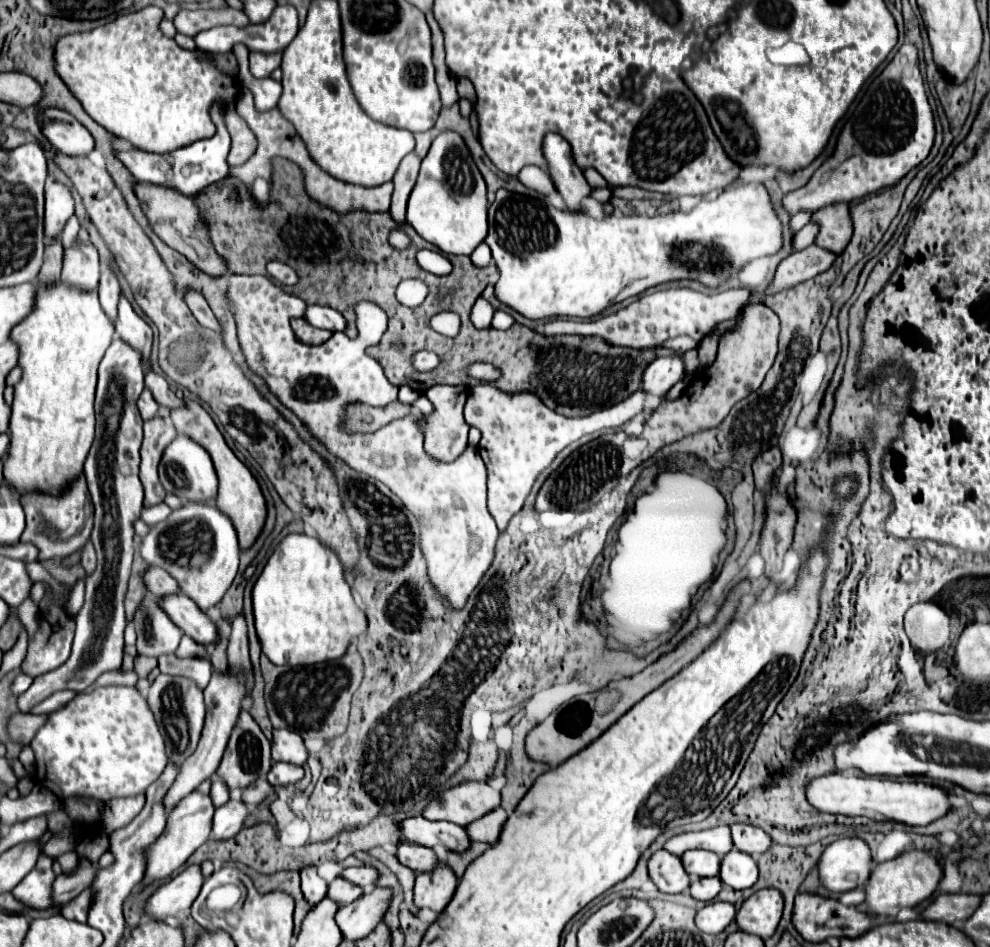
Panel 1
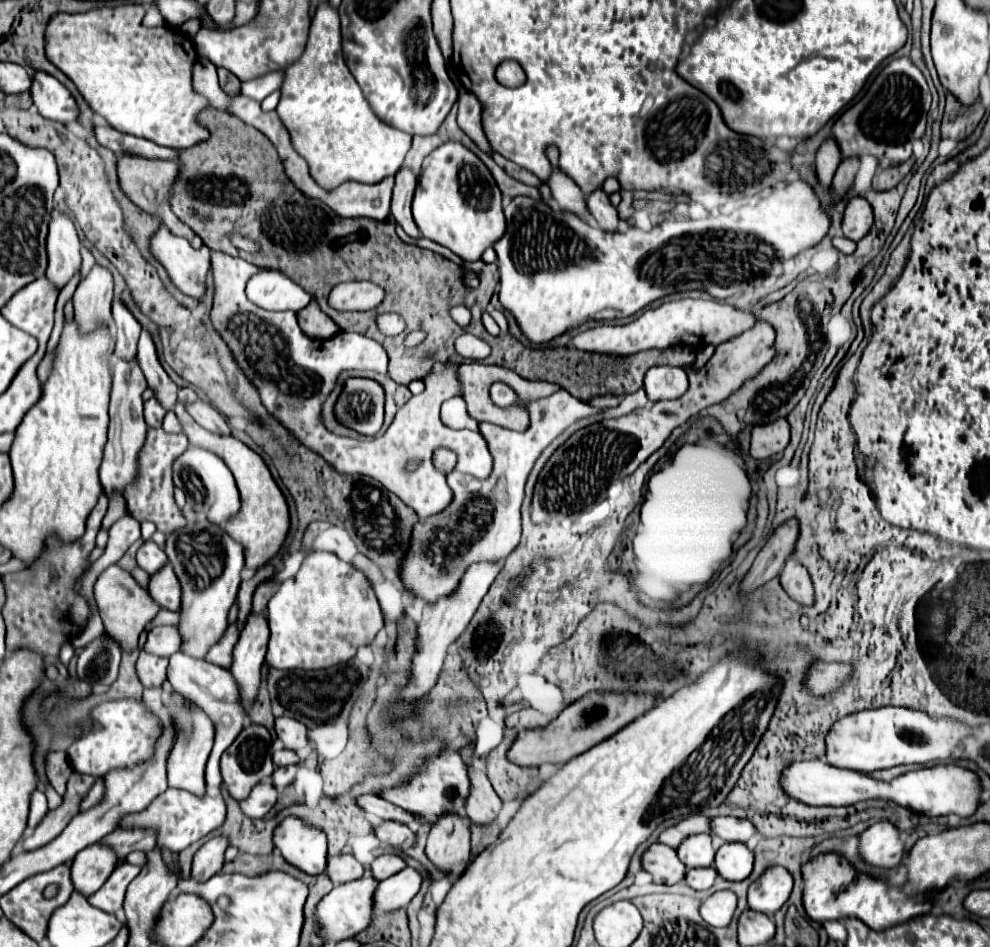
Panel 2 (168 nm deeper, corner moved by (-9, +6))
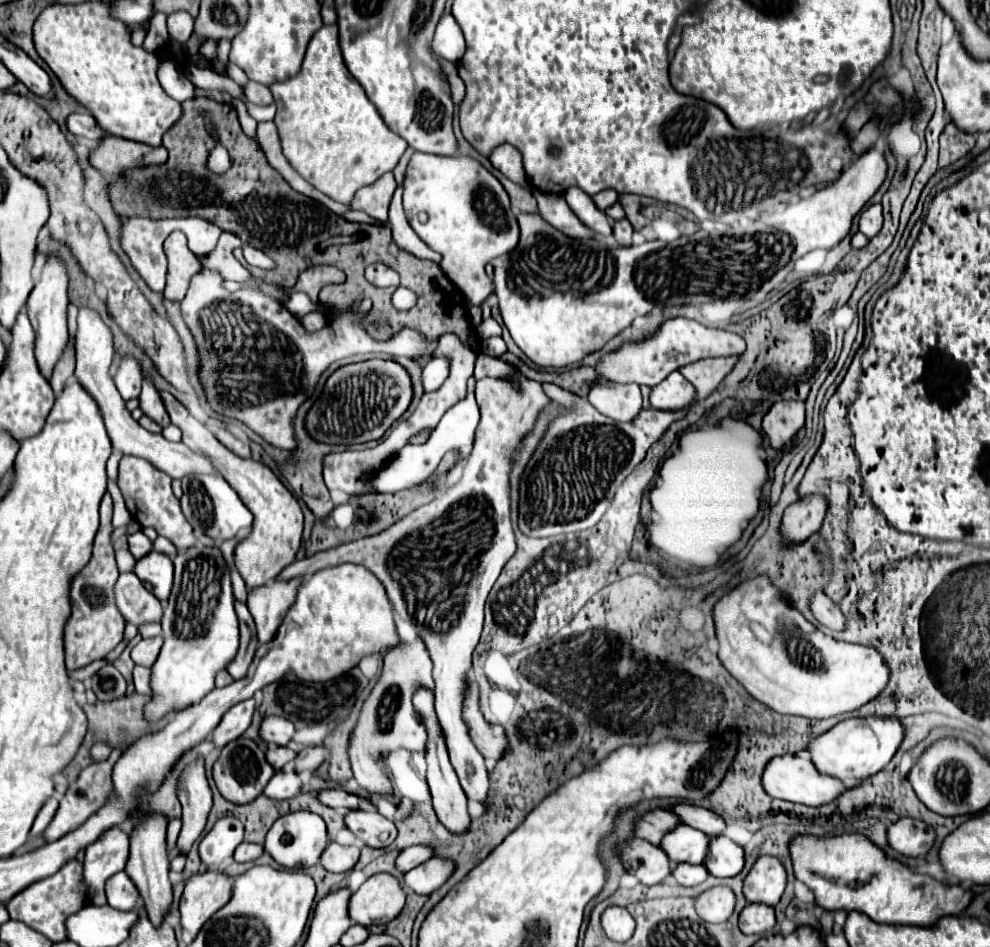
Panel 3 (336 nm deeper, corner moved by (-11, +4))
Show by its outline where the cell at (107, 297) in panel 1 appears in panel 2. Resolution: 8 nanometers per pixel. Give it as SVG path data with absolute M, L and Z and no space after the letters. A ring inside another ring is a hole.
M119 298L113 300L113 320L117 326L115 356L117 358L133 358L137 354L137 338L141 332L139 320L131 314L131 310Z

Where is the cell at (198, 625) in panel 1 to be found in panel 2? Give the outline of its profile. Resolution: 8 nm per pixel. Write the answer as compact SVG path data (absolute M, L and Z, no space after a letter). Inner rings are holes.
M169 564L165 566L165 570L151 576L149 594L155 598L159 606L173 612L181 610L181 584Z

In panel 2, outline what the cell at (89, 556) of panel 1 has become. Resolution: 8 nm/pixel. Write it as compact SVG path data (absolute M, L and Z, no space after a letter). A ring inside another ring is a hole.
M109 566L107 570L103 570L95 582L95 600L99 606L99 614L103 618L103 624L107 628L107 632L117 638L117 642L121 644L125 654L135 652L137 646L137 638L143 630L143 626L159 612L159 606L153 602L153 598L139 588L139 584L133 580L133 576L125 570L121 570L119 566Z

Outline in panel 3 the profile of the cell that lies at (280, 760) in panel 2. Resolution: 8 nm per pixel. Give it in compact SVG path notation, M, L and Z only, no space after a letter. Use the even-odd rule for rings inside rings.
M269 746L269 750L267 750L267 762L275 770L281 770L293 758L295 758L295 752L289 750L287 746Z

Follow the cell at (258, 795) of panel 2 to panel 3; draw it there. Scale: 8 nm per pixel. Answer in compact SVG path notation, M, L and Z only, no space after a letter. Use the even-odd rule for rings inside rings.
M275 772L273 778L269 780L267 788L263 790L265 796L271 796L271 798L291 798L295 794L301 792L301 778L297 772Z

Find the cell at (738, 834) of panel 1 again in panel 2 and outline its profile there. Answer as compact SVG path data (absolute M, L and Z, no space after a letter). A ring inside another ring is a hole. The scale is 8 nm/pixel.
M713 818L711 820L713 830L713 842L715 846L727 844L727 842L749 842L753 836L757 836L757 828L749 820L741 818Z

